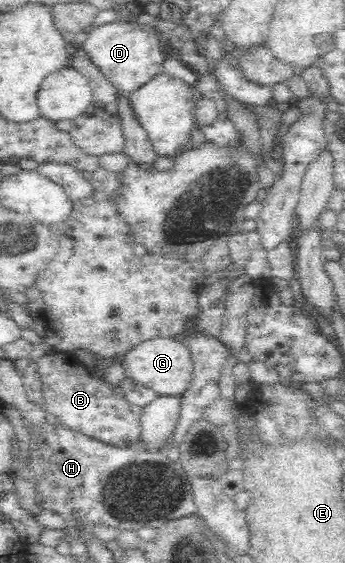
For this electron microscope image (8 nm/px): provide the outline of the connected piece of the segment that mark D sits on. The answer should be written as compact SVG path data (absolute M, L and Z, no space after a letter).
M117 21L93 27L88 31L87 39L78 46L121 97L130 96L155 76L164 73L163 63L167 55L160 36L156 31L139 30L131 23Z

